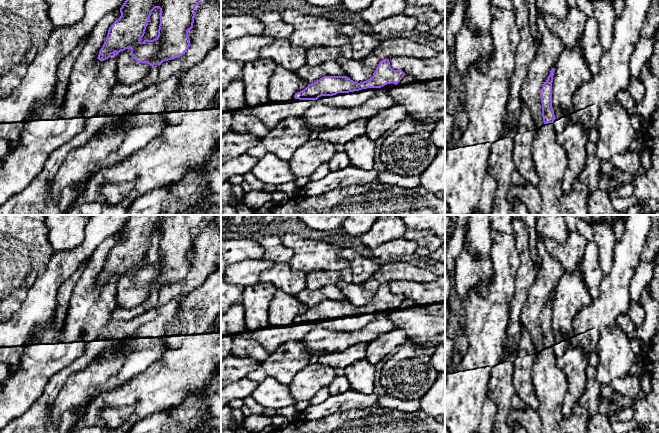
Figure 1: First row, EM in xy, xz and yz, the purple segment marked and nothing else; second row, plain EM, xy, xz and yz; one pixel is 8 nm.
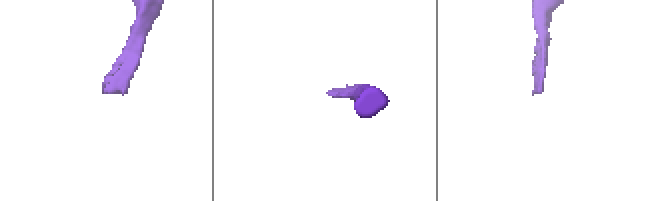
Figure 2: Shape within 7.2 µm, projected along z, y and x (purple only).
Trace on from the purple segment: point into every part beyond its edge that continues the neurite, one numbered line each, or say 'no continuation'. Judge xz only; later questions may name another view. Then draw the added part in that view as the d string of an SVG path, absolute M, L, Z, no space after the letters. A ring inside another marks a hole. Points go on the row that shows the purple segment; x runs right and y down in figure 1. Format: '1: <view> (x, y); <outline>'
1: xz (352, 99); M391 83L381 88L367 88L349 93L338 93L333 96L321 96L317 100L332 107L354 108L362 105L378 92L386 92L395 86L395 84Z

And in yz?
1: yz (551, 162); M552 123L536 128L531 144L531 156L539 178L539 215L568 215L561 204L561 197L569 158L557 141L557 133Z

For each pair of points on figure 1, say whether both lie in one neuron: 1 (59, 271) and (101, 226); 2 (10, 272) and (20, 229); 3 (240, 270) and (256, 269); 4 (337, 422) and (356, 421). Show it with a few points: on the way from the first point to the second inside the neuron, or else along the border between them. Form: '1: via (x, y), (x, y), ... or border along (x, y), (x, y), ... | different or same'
1: via (71, 260), (92, 238) | same
2: via (10, 261), (10, 240) | same
3: via (244, 269), (252, 269) | same
4: via (342, 422), (351, 422) | same

